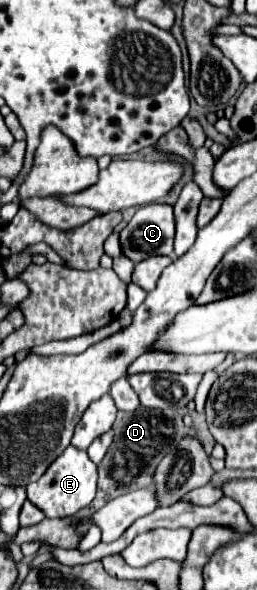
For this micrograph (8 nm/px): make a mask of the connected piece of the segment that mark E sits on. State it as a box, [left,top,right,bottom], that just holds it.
[27,446,97,518]

